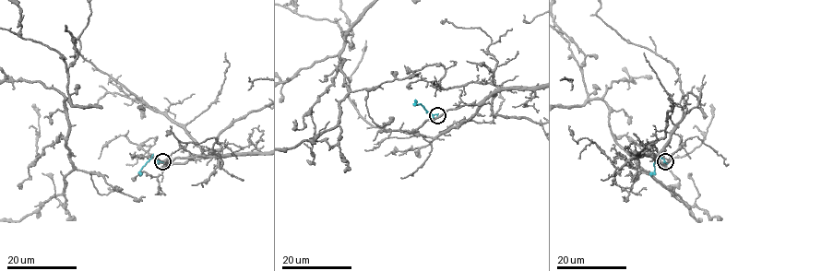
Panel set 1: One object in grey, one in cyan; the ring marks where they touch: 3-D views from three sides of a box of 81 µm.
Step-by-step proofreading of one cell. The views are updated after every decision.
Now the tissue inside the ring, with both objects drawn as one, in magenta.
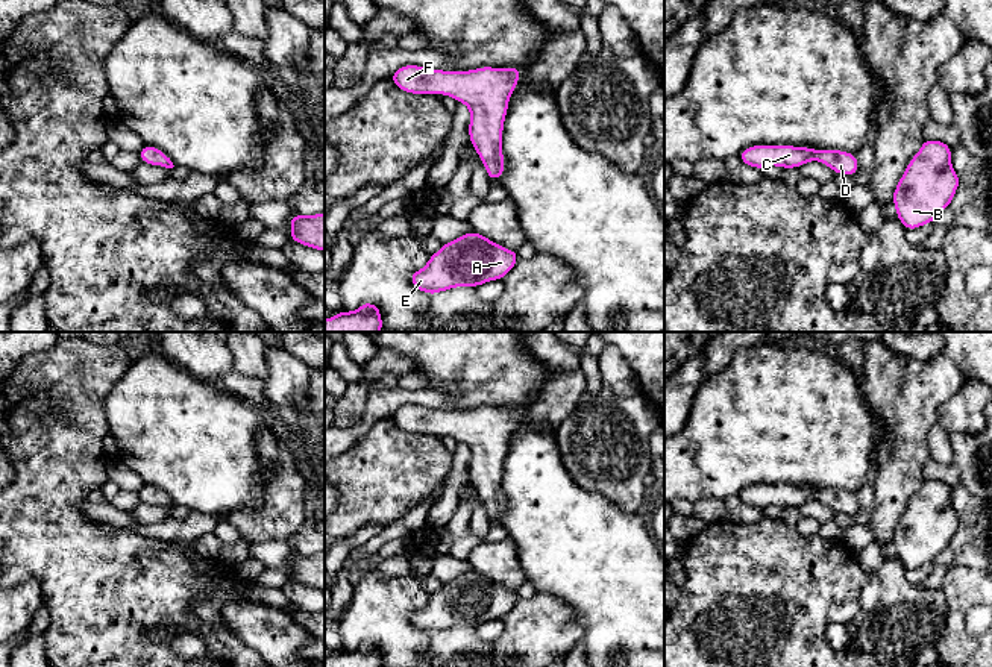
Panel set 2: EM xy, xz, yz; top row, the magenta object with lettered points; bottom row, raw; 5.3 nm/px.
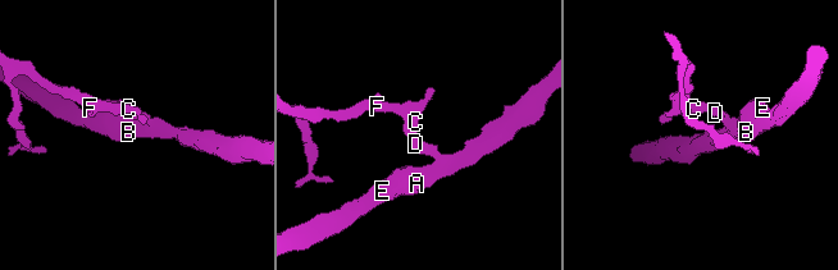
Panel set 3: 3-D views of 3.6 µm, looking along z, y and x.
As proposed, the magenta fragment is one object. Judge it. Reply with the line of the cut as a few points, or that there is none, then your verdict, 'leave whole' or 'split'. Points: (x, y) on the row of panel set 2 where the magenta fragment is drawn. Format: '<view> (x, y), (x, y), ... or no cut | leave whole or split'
no cut | leave whole

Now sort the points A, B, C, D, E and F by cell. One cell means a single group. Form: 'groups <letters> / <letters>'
groups A B C D E F

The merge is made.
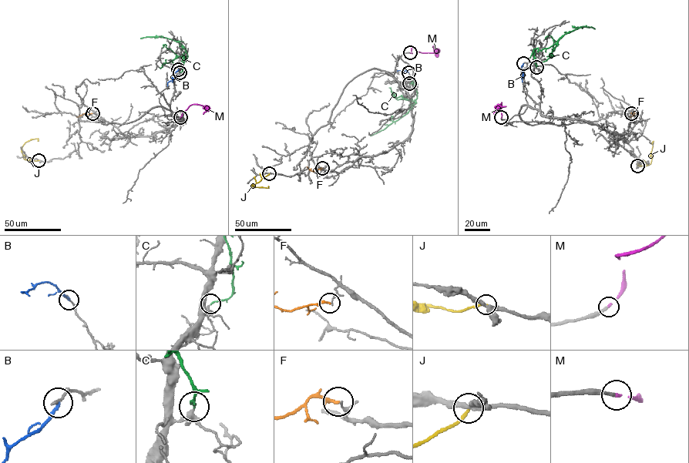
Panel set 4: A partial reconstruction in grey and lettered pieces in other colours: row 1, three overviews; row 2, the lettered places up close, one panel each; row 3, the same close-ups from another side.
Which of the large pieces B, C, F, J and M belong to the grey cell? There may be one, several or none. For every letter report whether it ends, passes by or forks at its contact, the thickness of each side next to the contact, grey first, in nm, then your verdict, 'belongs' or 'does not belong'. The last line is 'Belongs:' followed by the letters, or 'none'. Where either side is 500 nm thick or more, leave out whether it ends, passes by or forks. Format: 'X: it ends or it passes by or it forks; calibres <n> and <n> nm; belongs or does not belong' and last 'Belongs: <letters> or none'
B: it ends; calibres 200 and 200 nm; does not belong
C: it ends; calibres 300 and 120 nm; does not belong
F: it ends; calibres 150 and 240 nm; does not belong
J: it ends; calibres 360 and 200 nm; does not belong
M: it ends; calibres 240 and 180 nm; belongs
Belongs: M

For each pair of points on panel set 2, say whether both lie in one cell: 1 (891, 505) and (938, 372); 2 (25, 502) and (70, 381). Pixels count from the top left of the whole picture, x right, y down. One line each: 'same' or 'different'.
1: same
2: same

